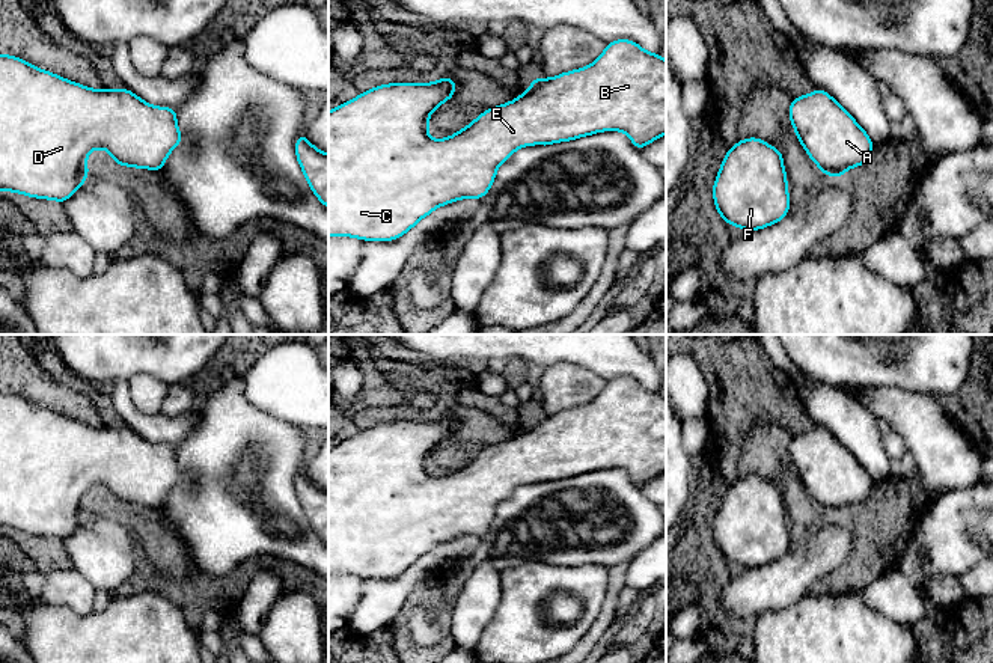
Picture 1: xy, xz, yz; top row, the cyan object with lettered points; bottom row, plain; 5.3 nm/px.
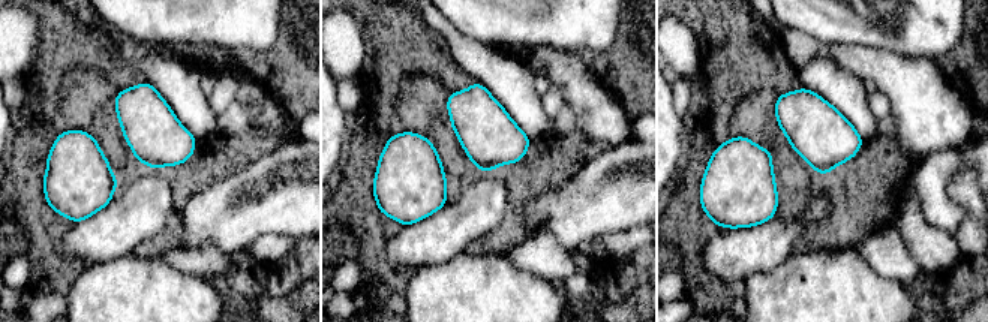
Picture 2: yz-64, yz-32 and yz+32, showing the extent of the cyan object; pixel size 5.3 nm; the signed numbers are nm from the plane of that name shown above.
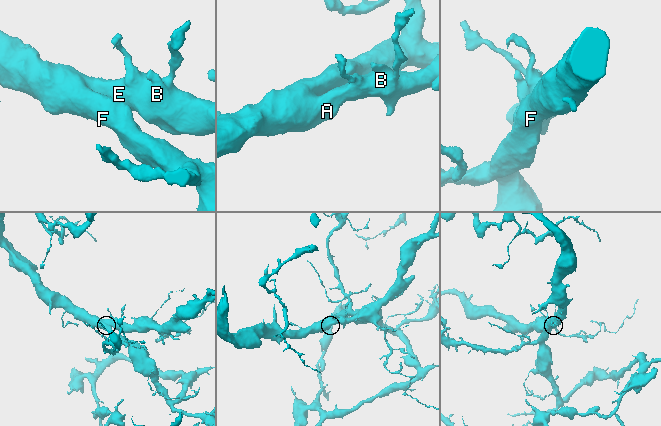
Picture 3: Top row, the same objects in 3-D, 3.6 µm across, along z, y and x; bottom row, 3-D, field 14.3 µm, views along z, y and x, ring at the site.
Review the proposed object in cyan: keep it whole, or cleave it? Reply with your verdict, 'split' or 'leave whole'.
leave whole

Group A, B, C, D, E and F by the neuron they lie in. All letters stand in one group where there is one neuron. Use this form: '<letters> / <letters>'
A B C D E F

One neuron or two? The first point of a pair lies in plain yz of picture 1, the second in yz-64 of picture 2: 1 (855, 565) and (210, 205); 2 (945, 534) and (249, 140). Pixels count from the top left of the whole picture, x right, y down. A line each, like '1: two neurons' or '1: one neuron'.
1: two neurons
2: two neurons

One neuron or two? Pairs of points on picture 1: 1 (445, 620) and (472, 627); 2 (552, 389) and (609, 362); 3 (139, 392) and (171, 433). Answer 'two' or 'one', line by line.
1: two
2: two
3: two

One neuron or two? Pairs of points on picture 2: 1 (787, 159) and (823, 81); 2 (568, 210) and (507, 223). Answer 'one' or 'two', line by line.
1: two
2: two

